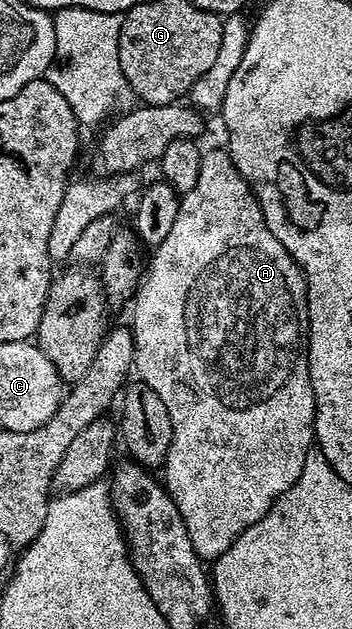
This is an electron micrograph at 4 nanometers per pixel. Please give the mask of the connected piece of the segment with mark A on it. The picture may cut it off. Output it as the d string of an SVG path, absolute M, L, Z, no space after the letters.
M223 148L211 151L208 149L204 153L201 160L201 172L197 175L197 184L193 184L193 188L189 188L189 192L180 197L179 207L177 208L177 220L173 223L173 229L169 231L169 236L165 236L165 240L161 240L159 246L154 247L152 254L155 255L152 256L151 263L147 266L147 275L144 276L143 282L141 278L133 294L133 297L135 297L135 315L132 316L131 322L129 321L129 329L135 335L135 364L133 370L137 375L138 381L144 382L149 388L153 388L153 392L157 392L157 396L161 396L161 401L165 403L165 408L169 408L169 420L173 420L173 444L169 444L169 456L161 467L161 478L167 487L167 493L171 495L171 498L177 504L177 512L181 512L181 520L185 520L187 531L189 532L189 540L193 540L193 548L197 552L197 556L204 560L214 560L221 557L229 549L233 544L233 540L237 540L237 536L241 532L245 532L245 528L257 524L257 520L261 520L261 516L265 516L265 512L269 512L269 508L277 498L280 498L285 492L289 492L289 488L293 488L293 484L297 484L297 480L301 476L301 468L307 459L307 453L316 445L315 397L313 396L313 384L309 380L309 360L307 359L307 333L309 332L307 281L303 275L303 269L295 263L293 256L289 256L289 252L281 244L281 240L277 240L277 236L273 236L273 232L269 232L269 228L265 224L265 216L261 212L259 202L255 198L255 193L251 191L250 184L243 179L241 172L237 172L231 155Z

